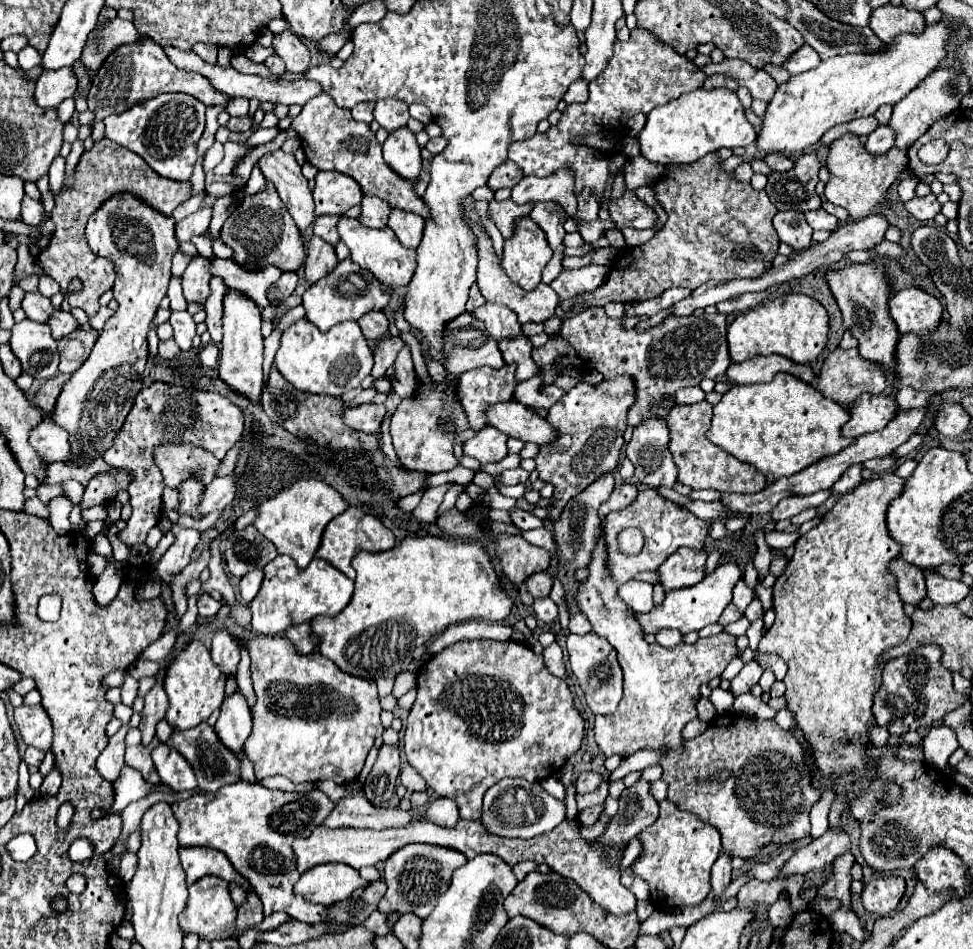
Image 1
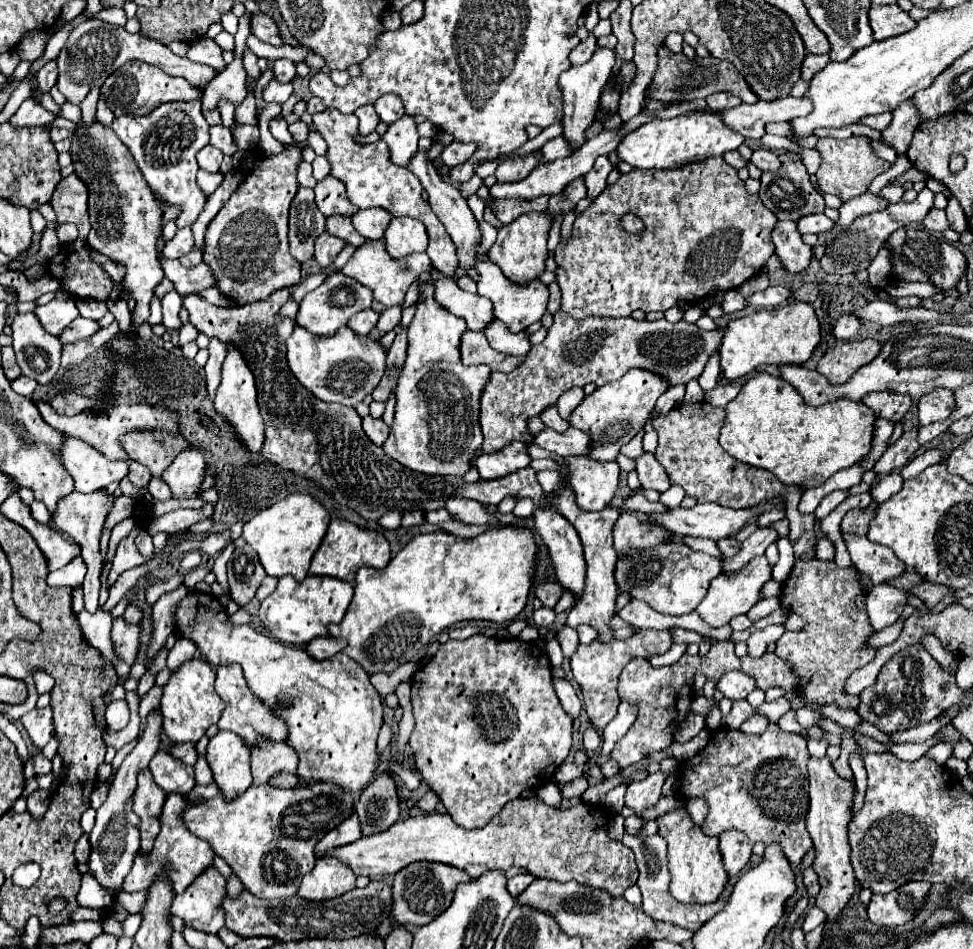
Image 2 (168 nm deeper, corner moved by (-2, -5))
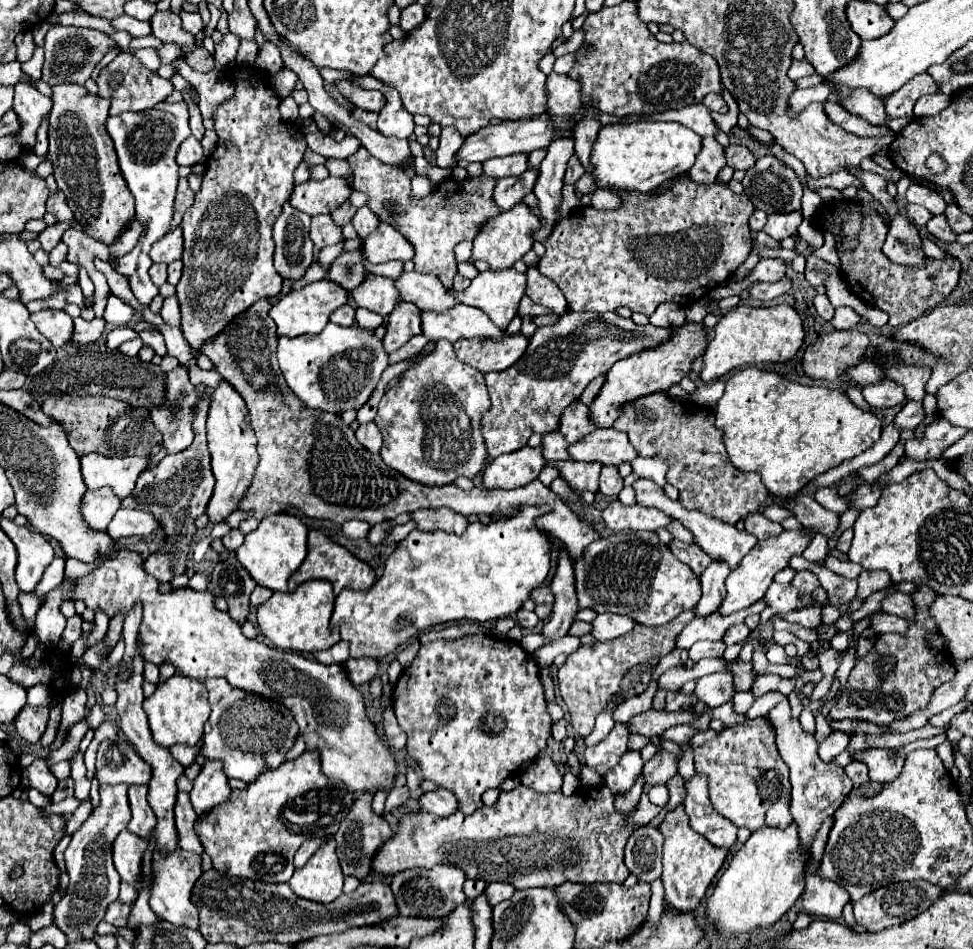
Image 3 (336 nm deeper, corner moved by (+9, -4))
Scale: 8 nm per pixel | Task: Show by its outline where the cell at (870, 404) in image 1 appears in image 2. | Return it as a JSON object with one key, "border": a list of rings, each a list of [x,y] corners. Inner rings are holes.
{"border":[[[871,392],[863,398],[863,404],[869,406],[875,414],[875,418],[885,418],[889,422],[899,422],[905,412],[911,408],[911,398],[903,394],[891,394],[891,392]]]}

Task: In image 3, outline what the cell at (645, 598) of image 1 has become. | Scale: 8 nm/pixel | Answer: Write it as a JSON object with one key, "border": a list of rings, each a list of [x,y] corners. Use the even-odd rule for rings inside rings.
{"border":[[[602,613],[592,621],[592,631],[590,635],[594,635],[596,641],[604,643],[604,641],[612,641],[616,637],[622,637],[624,633],[628,633],[636,623],[626,617],[626,615],[610,615],[610,613]]]}

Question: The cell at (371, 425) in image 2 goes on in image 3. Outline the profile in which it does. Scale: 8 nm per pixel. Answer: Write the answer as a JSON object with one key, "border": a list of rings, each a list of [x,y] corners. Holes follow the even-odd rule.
{"border":[[[364,423],[358,427],[356,431],[356,439],[360,441],[360,445],[372,453],[380,453],[382,447],[382,435],[376,427],[376,423]]]}

